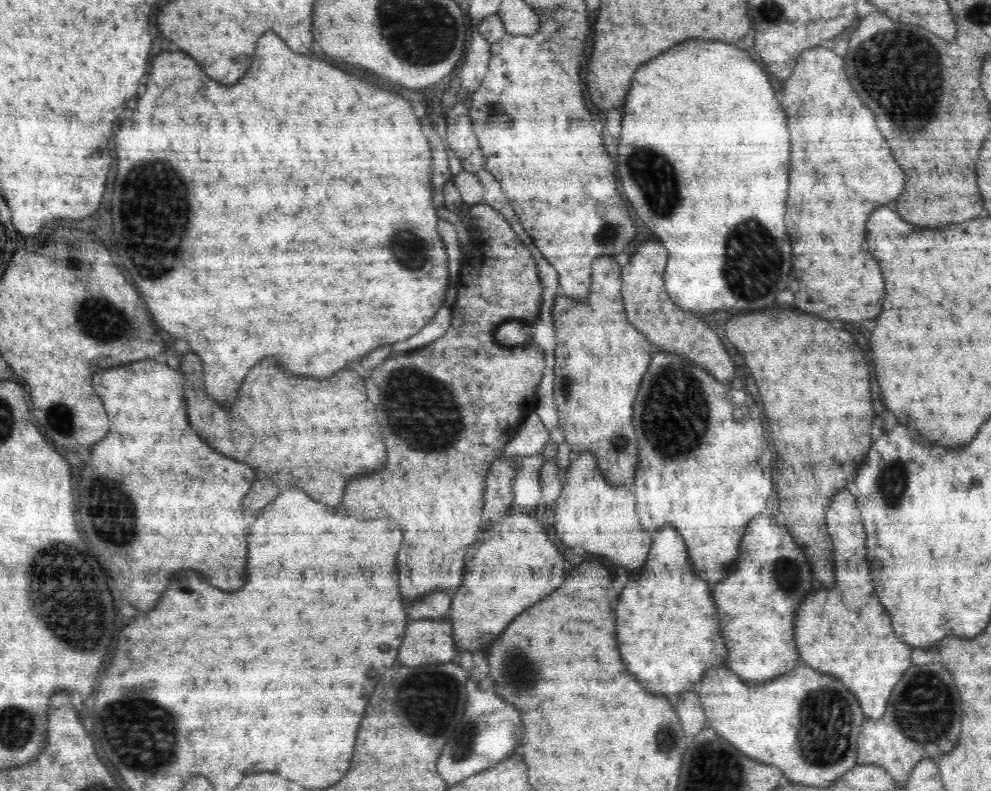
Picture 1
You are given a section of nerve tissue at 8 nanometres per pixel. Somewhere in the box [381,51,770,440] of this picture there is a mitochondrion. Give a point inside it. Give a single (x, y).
(655, 179)

